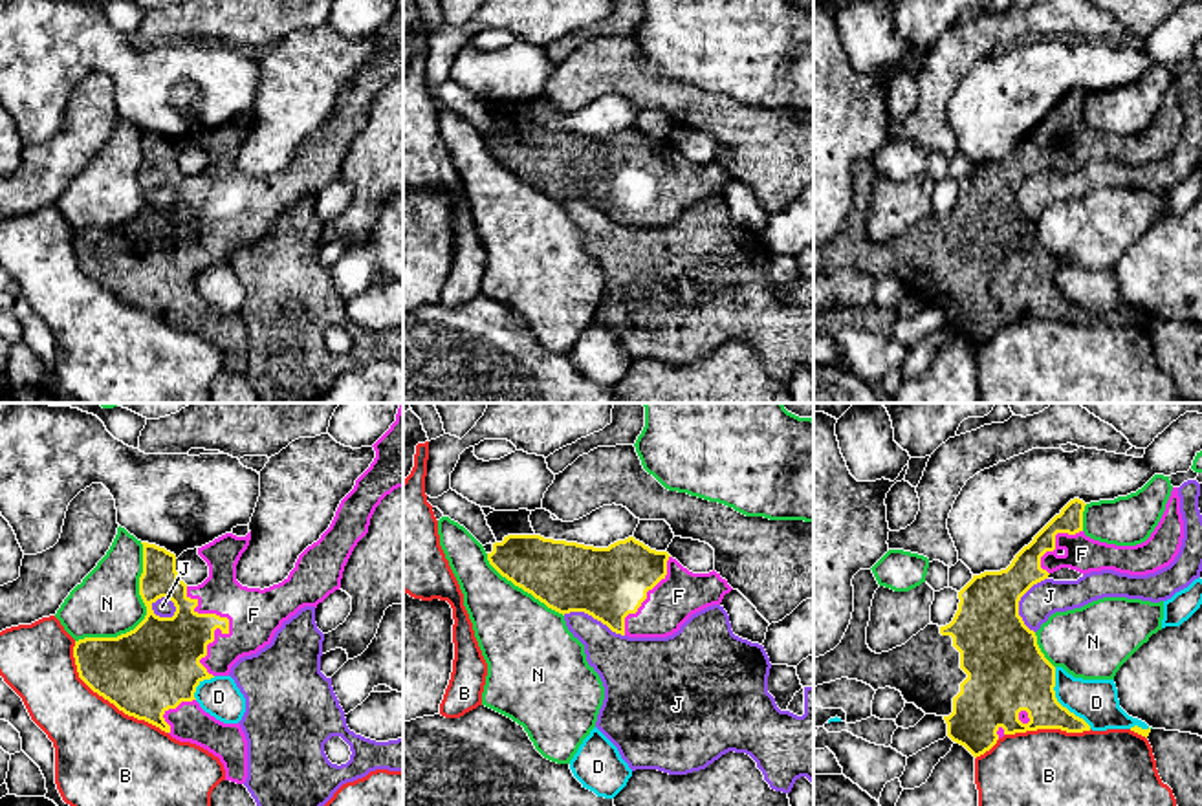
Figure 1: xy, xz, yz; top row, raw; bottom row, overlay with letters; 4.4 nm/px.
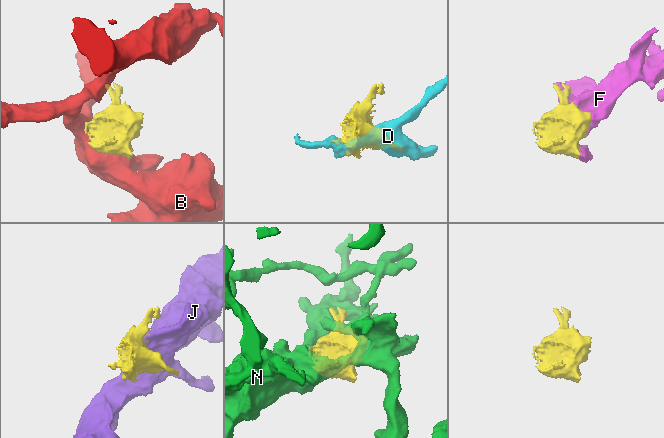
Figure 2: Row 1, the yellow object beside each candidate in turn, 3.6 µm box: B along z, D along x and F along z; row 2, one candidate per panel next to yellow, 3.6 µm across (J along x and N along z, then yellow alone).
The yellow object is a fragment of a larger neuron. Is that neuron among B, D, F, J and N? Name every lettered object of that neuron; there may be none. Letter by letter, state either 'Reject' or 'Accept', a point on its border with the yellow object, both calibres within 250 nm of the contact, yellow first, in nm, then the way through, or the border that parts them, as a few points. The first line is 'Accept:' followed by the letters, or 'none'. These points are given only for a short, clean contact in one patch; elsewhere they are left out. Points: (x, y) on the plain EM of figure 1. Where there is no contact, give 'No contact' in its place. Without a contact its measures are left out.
Accept: F
B: Reject. Touches yellow at xy (107, 288). Thickness 380 nm (yellow) against 420 nm
D: Reject. Touches yellow at yz (1056, 290). Thickness 360 nm (yellow) against 190 nm
F: Accept. Touches yellow at xy (228, 217). Thickness 260 nm (yellow) against 220 nm
J: Reject. Touches yellow at yz (1017, 193). Thickness 340 nm (yellow) against 150 nm
N: Reject. Touches yellow at xy (147, 204). Thickness 380 nm (yellow) against 300 nm

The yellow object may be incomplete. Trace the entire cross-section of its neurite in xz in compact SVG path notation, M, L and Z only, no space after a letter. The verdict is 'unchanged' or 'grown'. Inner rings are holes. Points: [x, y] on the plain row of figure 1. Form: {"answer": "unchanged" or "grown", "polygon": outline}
{"answer": "grown", "polygon": "M493 101L486 106L497 132L486 134L489 154L515 176L559 203L585 202L612 222L628 227L667 227L696 202L720 194L733 178L715 159L693 163L667 141L628 126L608 137L553 130L537 125L531 101Z"}

